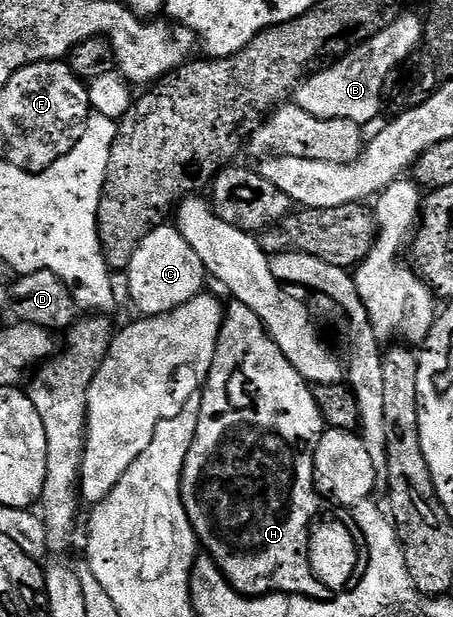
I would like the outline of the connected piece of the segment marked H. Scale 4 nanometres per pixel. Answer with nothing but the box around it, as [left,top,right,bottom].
[181,300,369,600]

